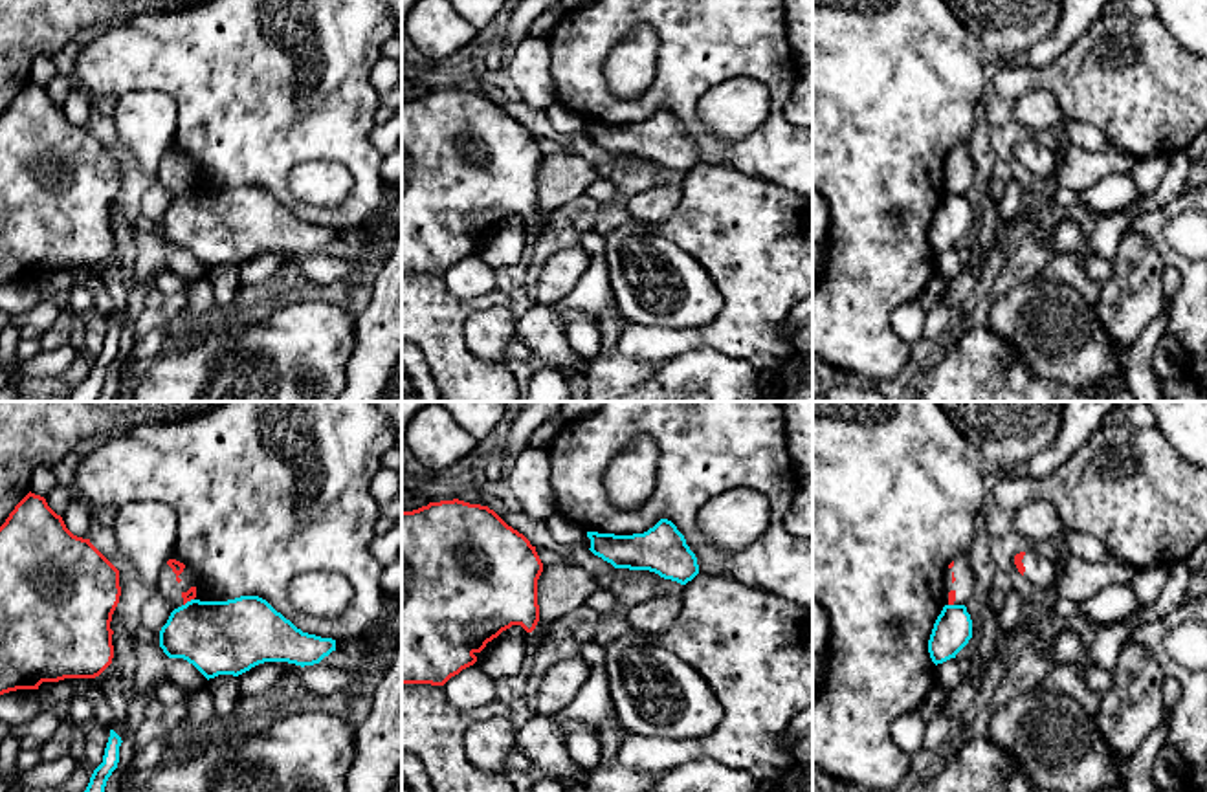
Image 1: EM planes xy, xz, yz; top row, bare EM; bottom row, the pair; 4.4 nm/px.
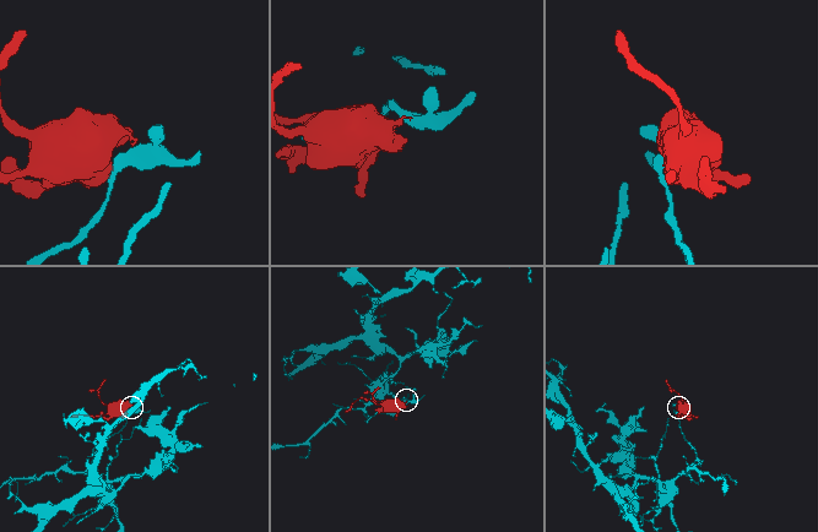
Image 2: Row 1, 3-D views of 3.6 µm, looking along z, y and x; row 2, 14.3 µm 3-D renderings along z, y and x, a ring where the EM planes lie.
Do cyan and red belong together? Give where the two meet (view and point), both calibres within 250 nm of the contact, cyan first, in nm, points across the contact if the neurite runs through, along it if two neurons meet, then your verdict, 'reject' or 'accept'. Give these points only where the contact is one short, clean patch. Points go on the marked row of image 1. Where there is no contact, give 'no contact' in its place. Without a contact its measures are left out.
contact xy (188, 602); calibres 320 and 50 nm; border xy (193, 598), (184, 605); reject

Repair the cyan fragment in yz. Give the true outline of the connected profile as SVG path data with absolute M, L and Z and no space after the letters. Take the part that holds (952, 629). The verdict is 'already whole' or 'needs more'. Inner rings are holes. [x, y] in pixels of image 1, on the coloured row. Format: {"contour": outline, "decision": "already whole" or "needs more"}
{"contour": "M945 605L937 616L930 640L928 653L932 662L943 664L969 644L972 638L972 620L965 605Z", "decision": "already whole"}

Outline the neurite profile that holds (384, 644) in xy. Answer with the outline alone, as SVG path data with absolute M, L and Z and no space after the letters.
M383 631L380 634L336 642L336 649L356 656L378 656L383 664L391 666L394 649L400 640L400 632Z

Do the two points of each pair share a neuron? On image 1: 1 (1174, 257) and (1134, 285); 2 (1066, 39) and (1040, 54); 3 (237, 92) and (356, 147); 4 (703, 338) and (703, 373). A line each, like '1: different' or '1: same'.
1: different
2: same
3: same
4: different

